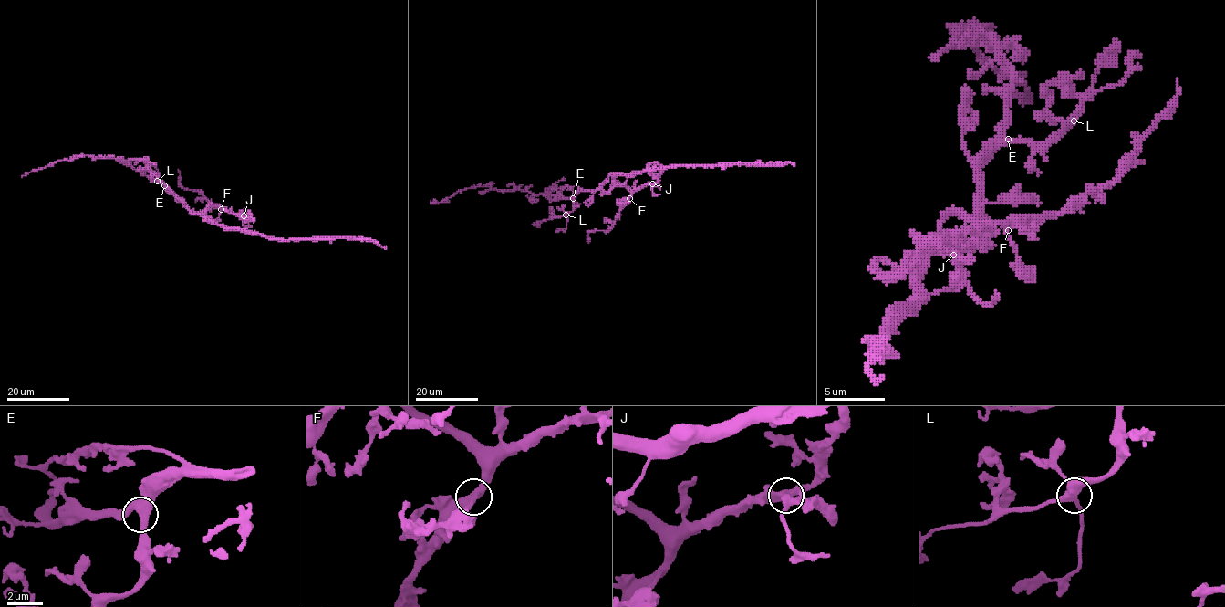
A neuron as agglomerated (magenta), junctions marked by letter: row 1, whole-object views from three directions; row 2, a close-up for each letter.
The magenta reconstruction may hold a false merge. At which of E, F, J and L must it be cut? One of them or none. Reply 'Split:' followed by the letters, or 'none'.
Split: none

